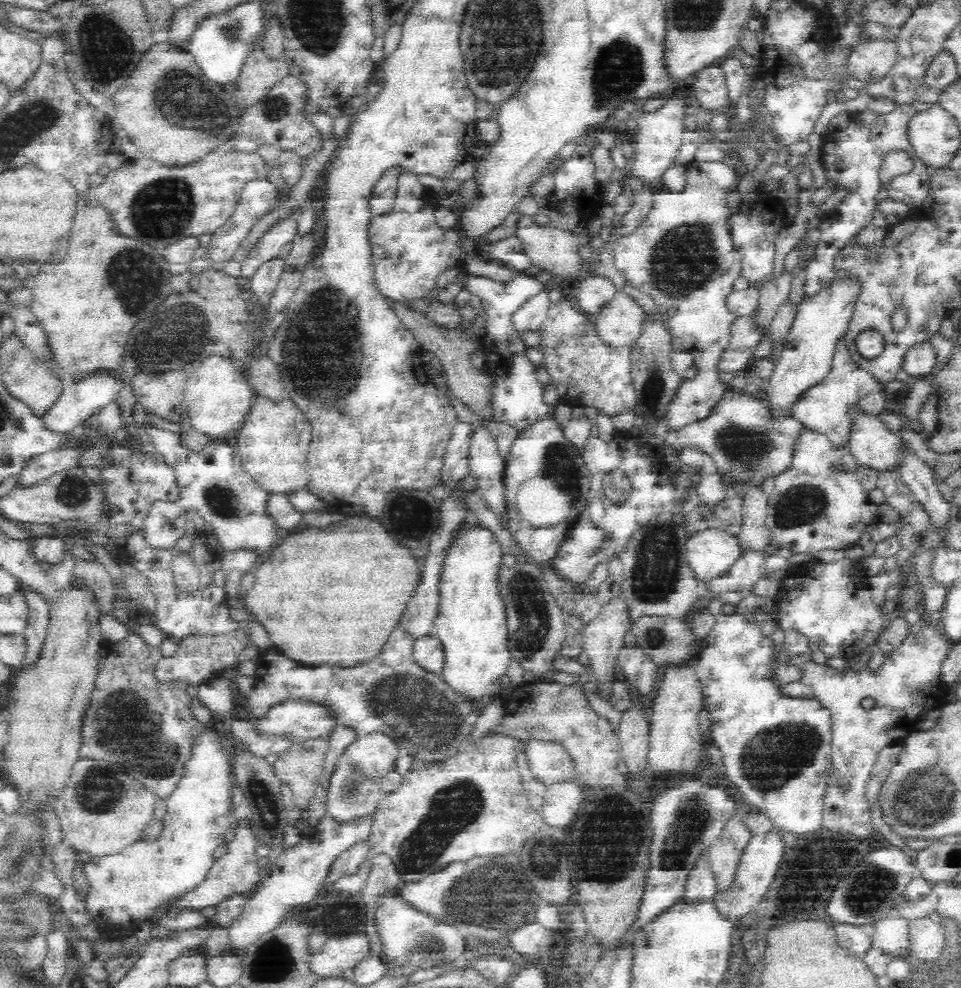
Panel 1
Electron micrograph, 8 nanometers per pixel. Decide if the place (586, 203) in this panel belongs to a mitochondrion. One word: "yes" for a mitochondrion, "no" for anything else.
no

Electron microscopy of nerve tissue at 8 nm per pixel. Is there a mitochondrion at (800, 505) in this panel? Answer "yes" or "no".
yes

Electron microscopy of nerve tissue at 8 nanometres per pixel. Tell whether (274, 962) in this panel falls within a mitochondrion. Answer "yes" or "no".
yes

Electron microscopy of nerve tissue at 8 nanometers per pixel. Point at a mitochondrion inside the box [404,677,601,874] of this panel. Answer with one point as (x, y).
(437, 764)

